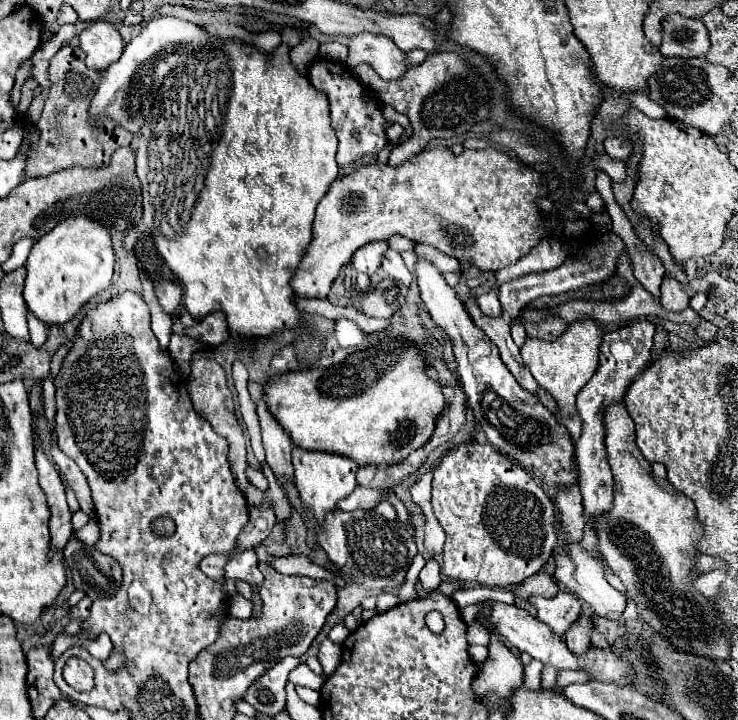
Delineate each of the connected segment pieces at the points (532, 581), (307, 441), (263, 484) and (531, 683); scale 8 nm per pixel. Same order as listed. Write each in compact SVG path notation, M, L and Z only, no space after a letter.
M535 574L529 580L525 580L523 584L519 584L513 592L515 592L517 598L529 598L531 594L551 598L551 596L557 594L557 582L549 574Z
M311 316L309 324L309 328L315 328L315 332L327 340L319 368L279 372L269 376L263 384L263 400L273 418L291 436L293 446L301 450L319 450L347 456L359 466L391 466L405 460L413 450L425 446L433 434L437 414L445 408L445 396L441 392L441 384L425 376L421 356L413 348L407 348L401 340L389 340L387 332L371 334L367 344L339 348L333 336L335 320Z
M251 466L247 468L247 478L249 478L249 482L258 488L261 491L265 491L268 488L268 481L265 476L263 476L263 472L261 470L253 470Z
M533 660L531 664L527 664L525 666L525 680L523 680L525 688L539 690L539 686L541 686L541 672L543 672L543 662Z

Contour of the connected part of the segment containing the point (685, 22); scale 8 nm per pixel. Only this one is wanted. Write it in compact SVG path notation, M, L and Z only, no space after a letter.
M671 16L663 22L663 44L661 54L667 58L701 58L709 52L709 30L697 18Z

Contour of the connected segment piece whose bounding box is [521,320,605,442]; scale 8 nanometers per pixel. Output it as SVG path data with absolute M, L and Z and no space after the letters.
M591 320L575 322L567 328L563 336L559 336L555 342L543 342L537 338L527 338L525 346L521 348L523 362L527 364L529 372L537 380L537 384L547 390L555 402L557 402L557 420L559 424L569 432L571 442L577 442L583 432L583 422L579 416L579 410L575 406L579 390L593 378L597 364L599 364L599 346L603 342L603 326Z

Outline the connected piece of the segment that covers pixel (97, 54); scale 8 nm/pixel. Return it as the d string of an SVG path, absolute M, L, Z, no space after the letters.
M95 22L81 32L81 50L87 54L85 64L91 70L107 70L123 54L123 38L109 22Z

